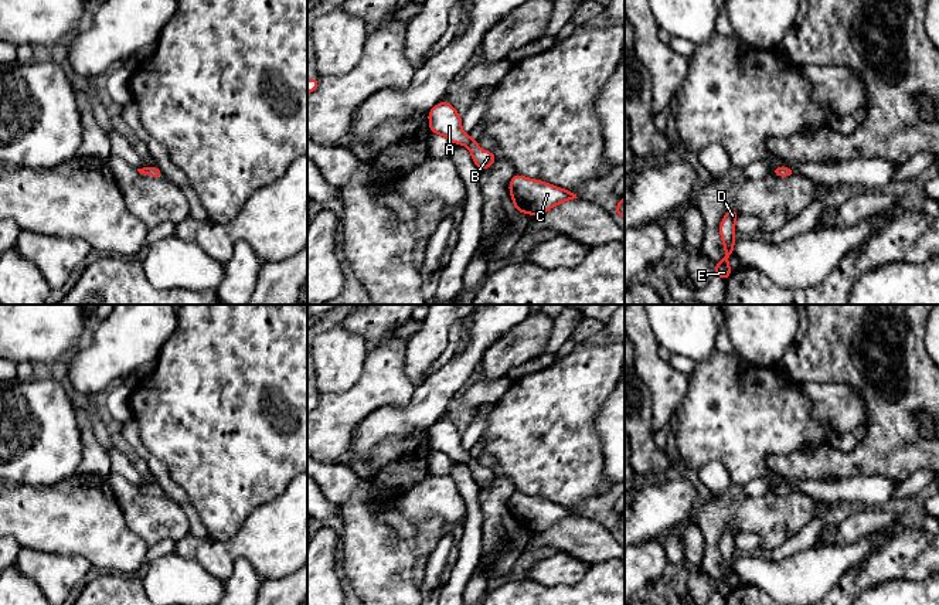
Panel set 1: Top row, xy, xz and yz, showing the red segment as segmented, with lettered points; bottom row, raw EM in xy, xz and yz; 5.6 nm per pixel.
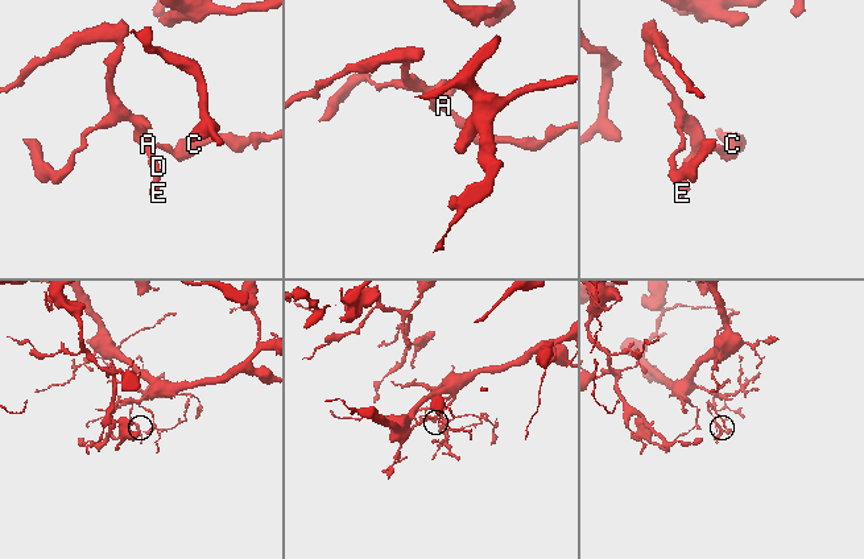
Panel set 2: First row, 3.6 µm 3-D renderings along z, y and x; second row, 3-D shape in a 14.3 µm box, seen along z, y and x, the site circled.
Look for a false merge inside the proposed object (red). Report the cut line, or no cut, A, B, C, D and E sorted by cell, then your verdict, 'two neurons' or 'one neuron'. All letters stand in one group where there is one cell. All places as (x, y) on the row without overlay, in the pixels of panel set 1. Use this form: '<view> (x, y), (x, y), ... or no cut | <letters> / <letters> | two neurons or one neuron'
no cut | A B C D E | one neuron

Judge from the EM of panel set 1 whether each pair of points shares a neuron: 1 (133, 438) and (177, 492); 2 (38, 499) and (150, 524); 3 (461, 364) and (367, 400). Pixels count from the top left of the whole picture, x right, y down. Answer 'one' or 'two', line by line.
1: one
2: two
3: two

